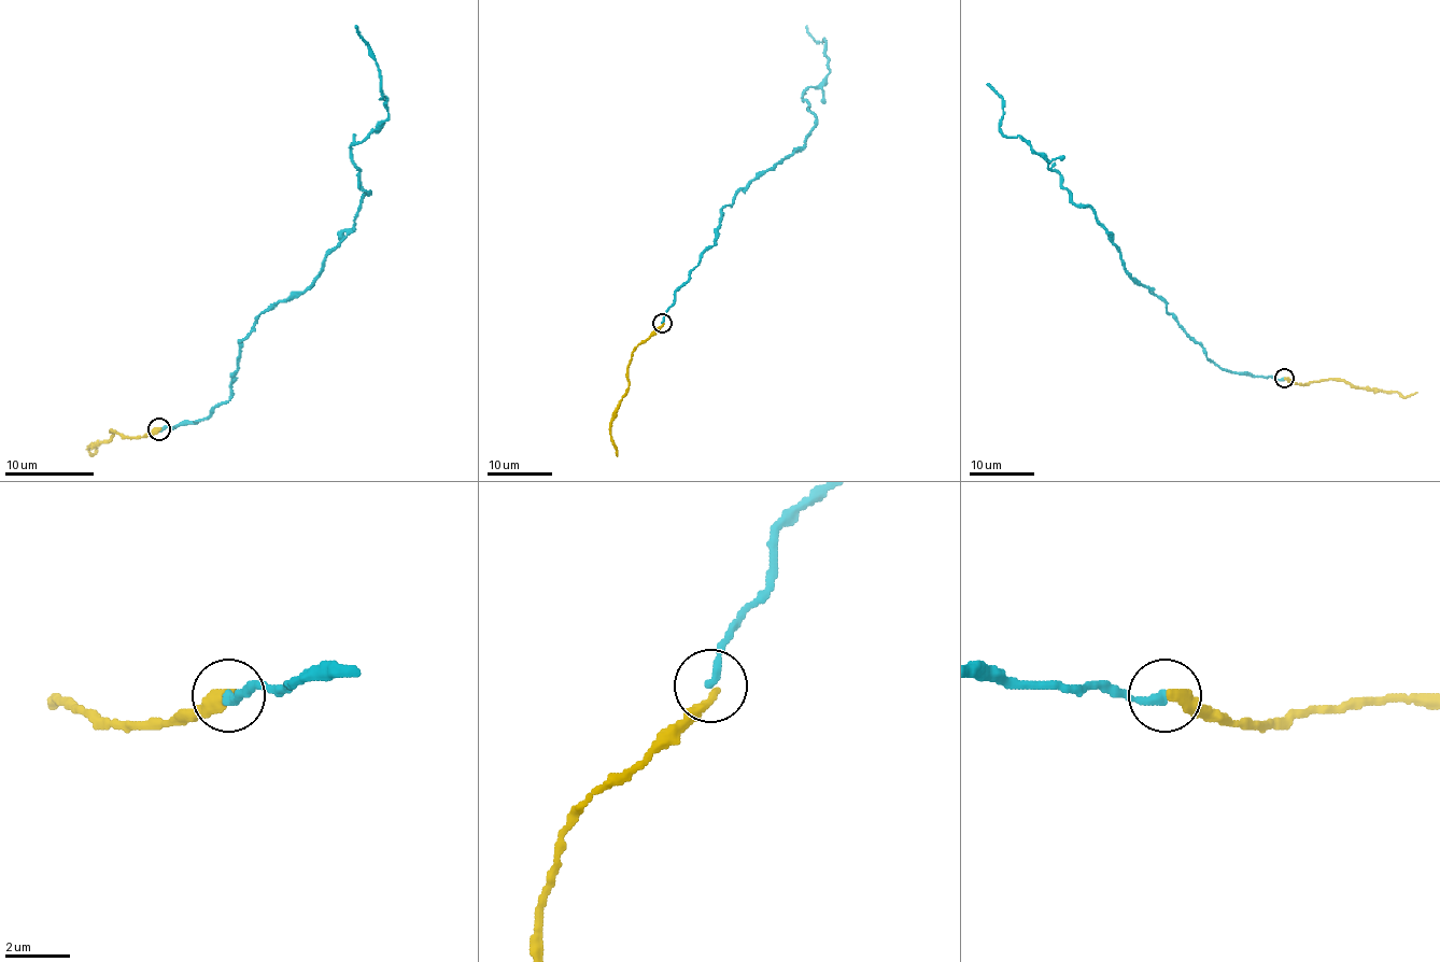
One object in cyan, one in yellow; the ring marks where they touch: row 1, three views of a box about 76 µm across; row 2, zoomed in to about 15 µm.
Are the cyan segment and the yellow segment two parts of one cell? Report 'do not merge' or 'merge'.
merge

